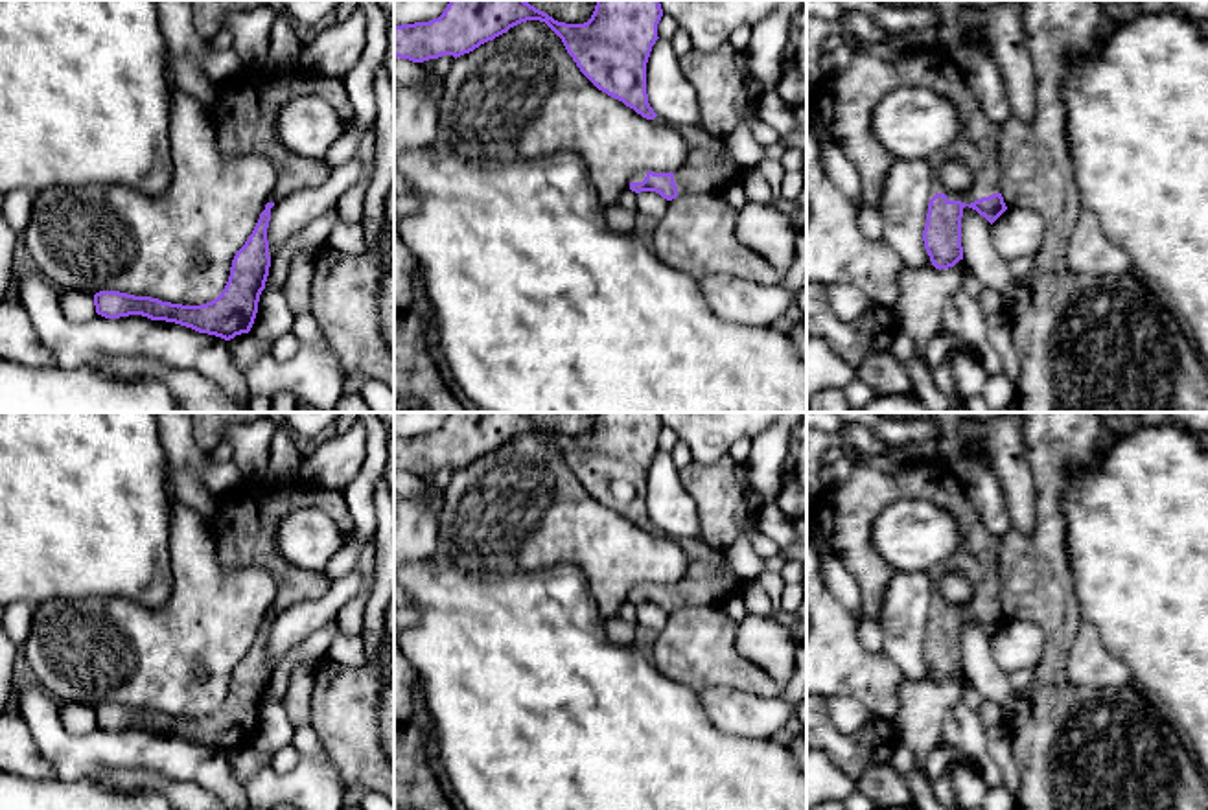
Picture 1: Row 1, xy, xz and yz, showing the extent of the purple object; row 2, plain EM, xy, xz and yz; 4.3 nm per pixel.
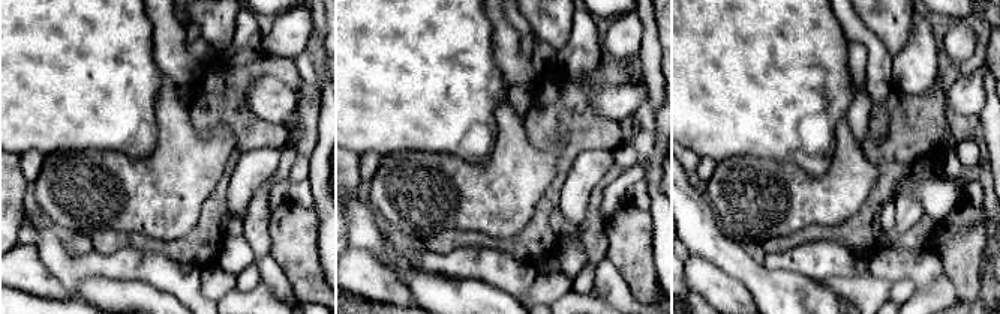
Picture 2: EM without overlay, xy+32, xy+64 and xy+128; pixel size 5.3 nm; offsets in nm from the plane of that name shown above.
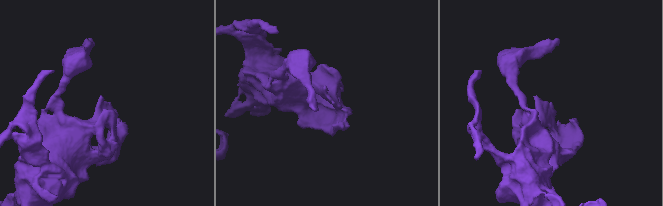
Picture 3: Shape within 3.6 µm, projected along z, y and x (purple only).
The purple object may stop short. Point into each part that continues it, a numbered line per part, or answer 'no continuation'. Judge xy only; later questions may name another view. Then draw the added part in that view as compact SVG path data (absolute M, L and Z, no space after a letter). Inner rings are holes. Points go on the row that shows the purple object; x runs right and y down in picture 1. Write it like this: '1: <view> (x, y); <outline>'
1: xy (245, 115); M243 66L221 85L219 99L210 109L217 144L225 155L260 155L276 169L276 184L267 202L278 202L293 191L326 182L331 168L326 160L291 153L276 136L276 116L298 96L319 96L348 125L355 110L343 77L317 75L304 70L273 75L261 66Z

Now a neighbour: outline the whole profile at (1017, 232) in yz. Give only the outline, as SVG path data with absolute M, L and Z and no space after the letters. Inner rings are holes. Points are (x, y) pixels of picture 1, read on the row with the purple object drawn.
M1007 208L991 226L993 243L1005 261L1039 256L1046 236L1044 219L1033 210Z

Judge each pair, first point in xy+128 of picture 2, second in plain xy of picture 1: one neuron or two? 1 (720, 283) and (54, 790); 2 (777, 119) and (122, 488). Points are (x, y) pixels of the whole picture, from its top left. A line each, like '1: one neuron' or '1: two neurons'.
1: two neurons
2: one neuron

